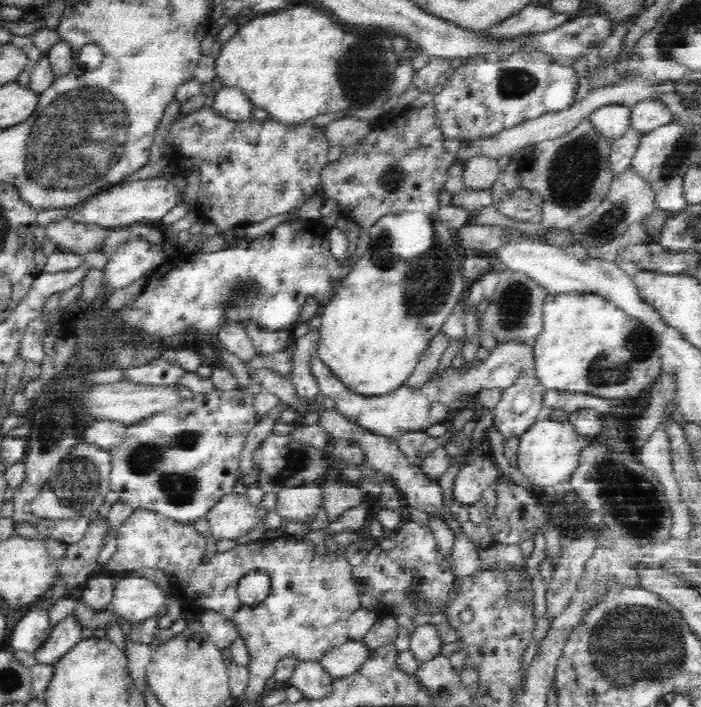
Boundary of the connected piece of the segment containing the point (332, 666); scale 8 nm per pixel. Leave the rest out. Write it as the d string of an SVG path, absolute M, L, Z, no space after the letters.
M357 640L344 642L327 648L327 651L317 660L324 673L331 677L352 674L370 648L362 646Z

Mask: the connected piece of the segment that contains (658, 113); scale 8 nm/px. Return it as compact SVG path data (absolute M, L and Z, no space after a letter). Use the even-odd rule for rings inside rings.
M641 98L631 104L627 126L646 132L659 124L666 123L670 115L670 109L658 98L654 100Z

